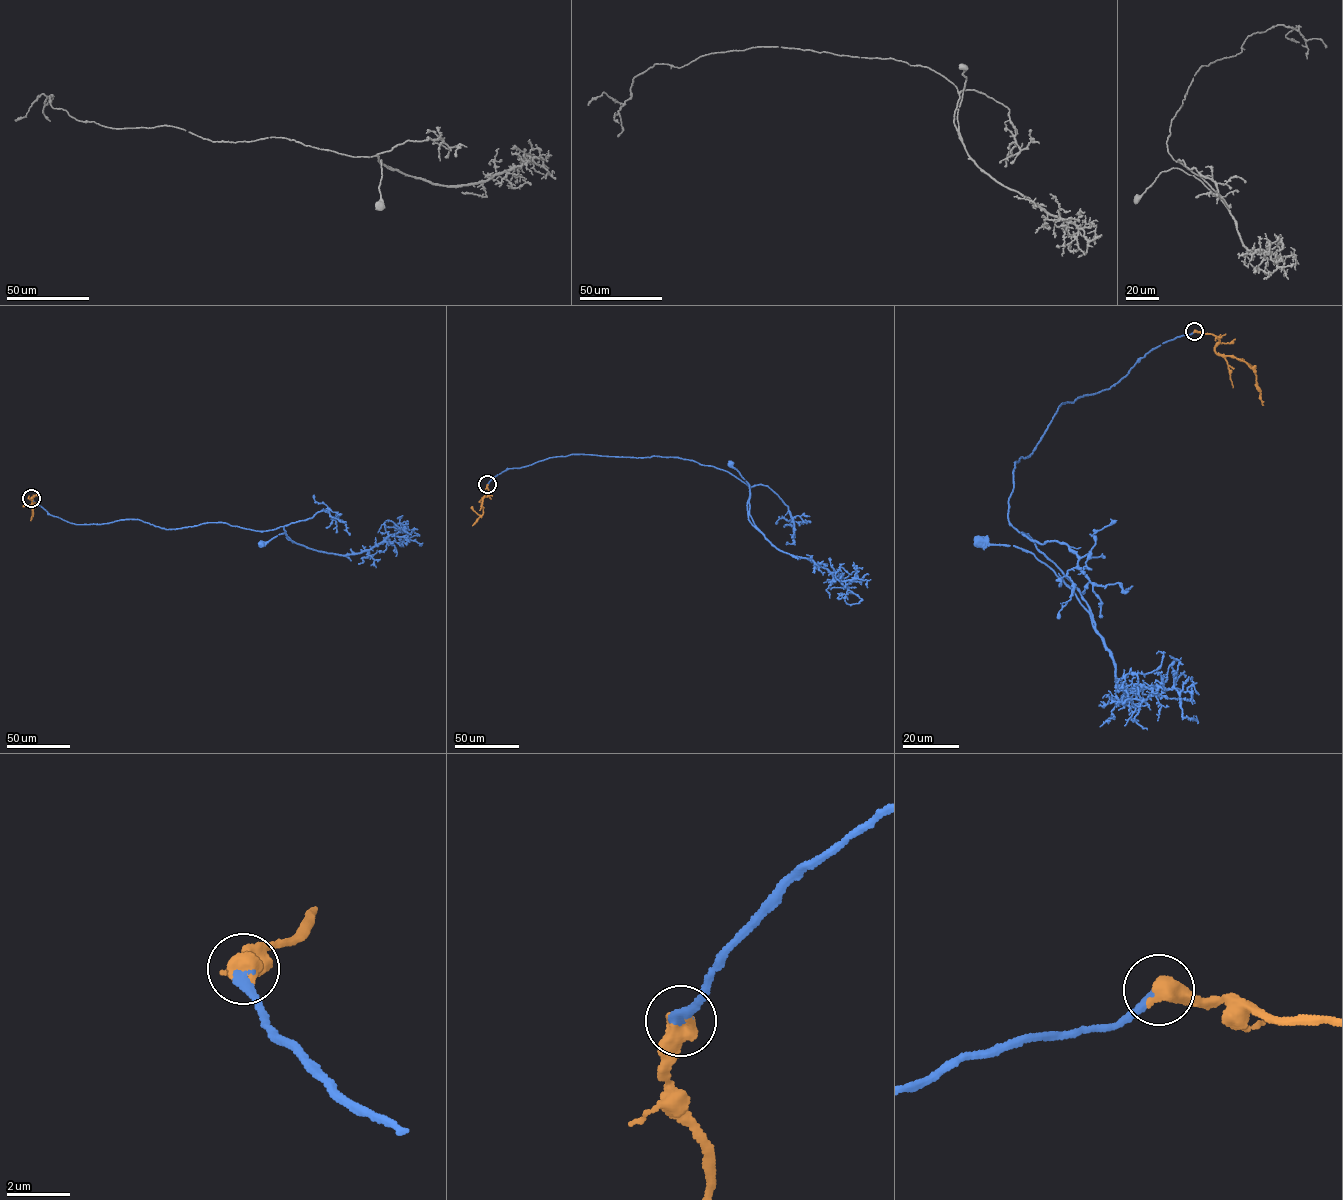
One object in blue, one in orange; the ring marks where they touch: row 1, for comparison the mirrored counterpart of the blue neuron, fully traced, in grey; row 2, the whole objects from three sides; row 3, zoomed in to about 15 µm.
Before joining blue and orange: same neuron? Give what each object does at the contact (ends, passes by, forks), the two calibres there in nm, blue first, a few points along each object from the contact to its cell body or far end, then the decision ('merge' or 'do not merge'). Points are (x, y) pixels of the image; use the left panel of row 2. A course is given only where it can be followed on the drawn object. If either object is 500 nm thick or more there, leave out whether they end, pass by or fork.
360/700 nm | blue via (31, 498), (77, 524), (283, 526), (290, 540), (284, 533), (261, 545) | orange via (31, 498), (34, 495), (31, 504), (35, 503), (30, 520) | merge

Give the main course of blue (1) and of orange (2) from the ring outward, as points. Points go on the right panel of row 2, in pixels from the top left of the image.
1: (1194, 331), (1109, 389), (1061, 404), (1014, 463), (1008, 521), (1075, 587), (1031, 552), (979, 543)
2: (1194, 331), (1212, 334), (1219, 340), (1215, 352), (1243, 360), (1254, 370), (1256, 389), (1263, 405)

